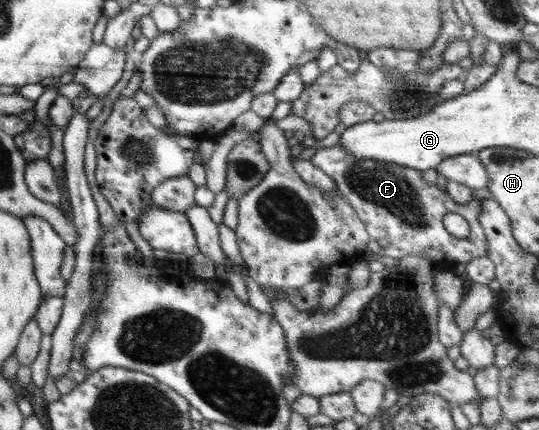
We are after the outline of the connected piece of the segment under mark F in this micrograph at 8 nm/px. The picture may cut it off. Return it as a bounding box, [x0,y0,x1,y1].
[309,145,488,271]

